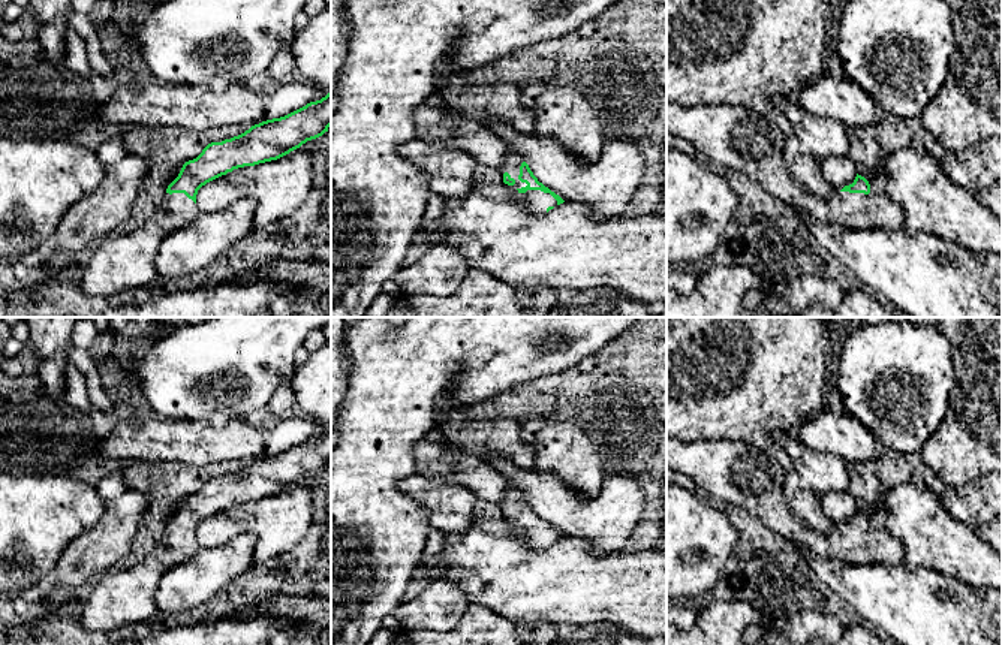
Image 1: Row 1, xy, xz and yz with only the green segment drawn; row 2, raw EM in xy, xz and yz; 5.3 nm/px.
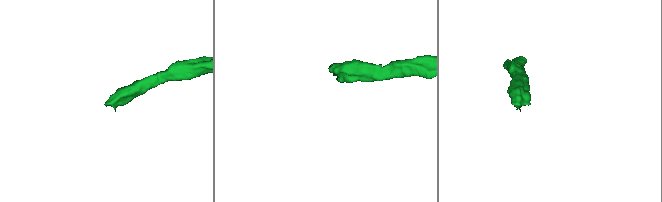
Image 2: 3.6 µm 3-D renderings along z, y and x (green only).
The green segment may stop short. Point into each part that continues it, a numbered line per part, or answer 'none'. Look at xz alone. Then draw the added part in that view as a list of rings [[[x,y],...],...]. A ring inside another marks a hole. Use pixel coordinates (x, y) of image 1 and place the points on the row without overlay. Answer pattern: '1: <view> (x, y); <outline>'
1: xz (514, 496); [[[511,488],[508,492],[506,492],[506,497],[505,500],[500,503],[500,507],[505,509],[508,507],[511,510],[511,513],[515,515],[515,519],[514,522],[515,524],[521,524],[521,522],[526,522],[527,519],[526,518],[521,518],[518,515],[518,510],[520,510],[520,501],[523,498],[523,492],[517,488]]]

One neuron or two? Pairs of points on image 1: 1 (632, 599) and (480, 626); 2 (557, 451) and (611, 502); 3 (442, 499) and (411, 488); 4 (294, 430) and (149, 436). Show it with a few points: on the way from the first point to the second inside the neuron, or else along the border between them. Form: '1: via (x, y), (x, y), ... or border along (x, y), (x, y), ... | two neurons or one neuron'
1: border along (477, 603), (515, 624) | two neurons
2: border along (565, 481), (586, 499), (593, 497), (605, 485) | two neurons
3: via (435, 497), (418, 488) | one neuron
4: via (258, 440), (184, 440) | one neuron

